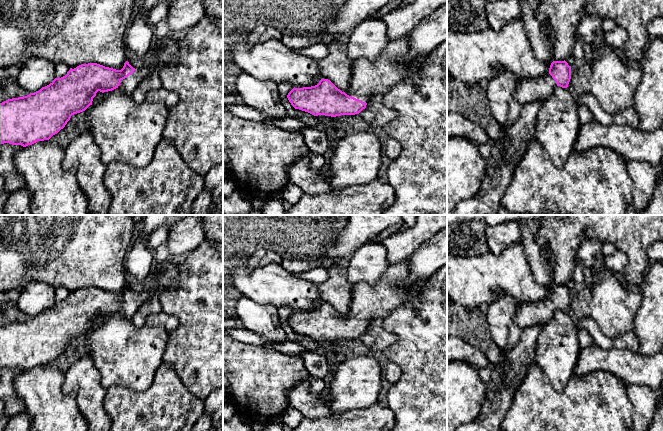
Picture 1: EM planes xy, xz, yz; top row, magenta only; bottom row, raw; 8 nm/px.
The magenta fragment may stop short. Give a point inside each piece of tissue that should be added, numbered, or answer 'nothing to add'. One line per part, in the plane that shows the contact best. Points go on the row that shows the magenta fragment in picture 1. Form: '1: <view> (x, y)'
1: xy (128, 85)

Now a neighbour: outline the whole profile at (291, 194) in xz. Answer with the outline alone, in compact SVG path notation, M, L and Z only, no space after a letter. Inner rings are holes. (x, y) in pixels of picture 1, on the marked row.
M288 183L282 190L283 199L291 205L294 205L303 194L299 187L295 187L291 183Z

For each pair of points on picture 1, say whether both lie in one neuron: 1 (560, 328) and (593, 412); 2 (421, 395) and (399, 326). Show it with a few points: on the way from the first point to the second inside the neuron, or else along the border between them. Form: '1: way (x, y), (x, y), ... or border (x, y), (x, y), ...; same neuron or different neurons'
1: border (573, 375), (561, 392), (557, 392), (553, 388); different neurons
2: way (421, 378), (419, 346), (416, 343); same neuron

